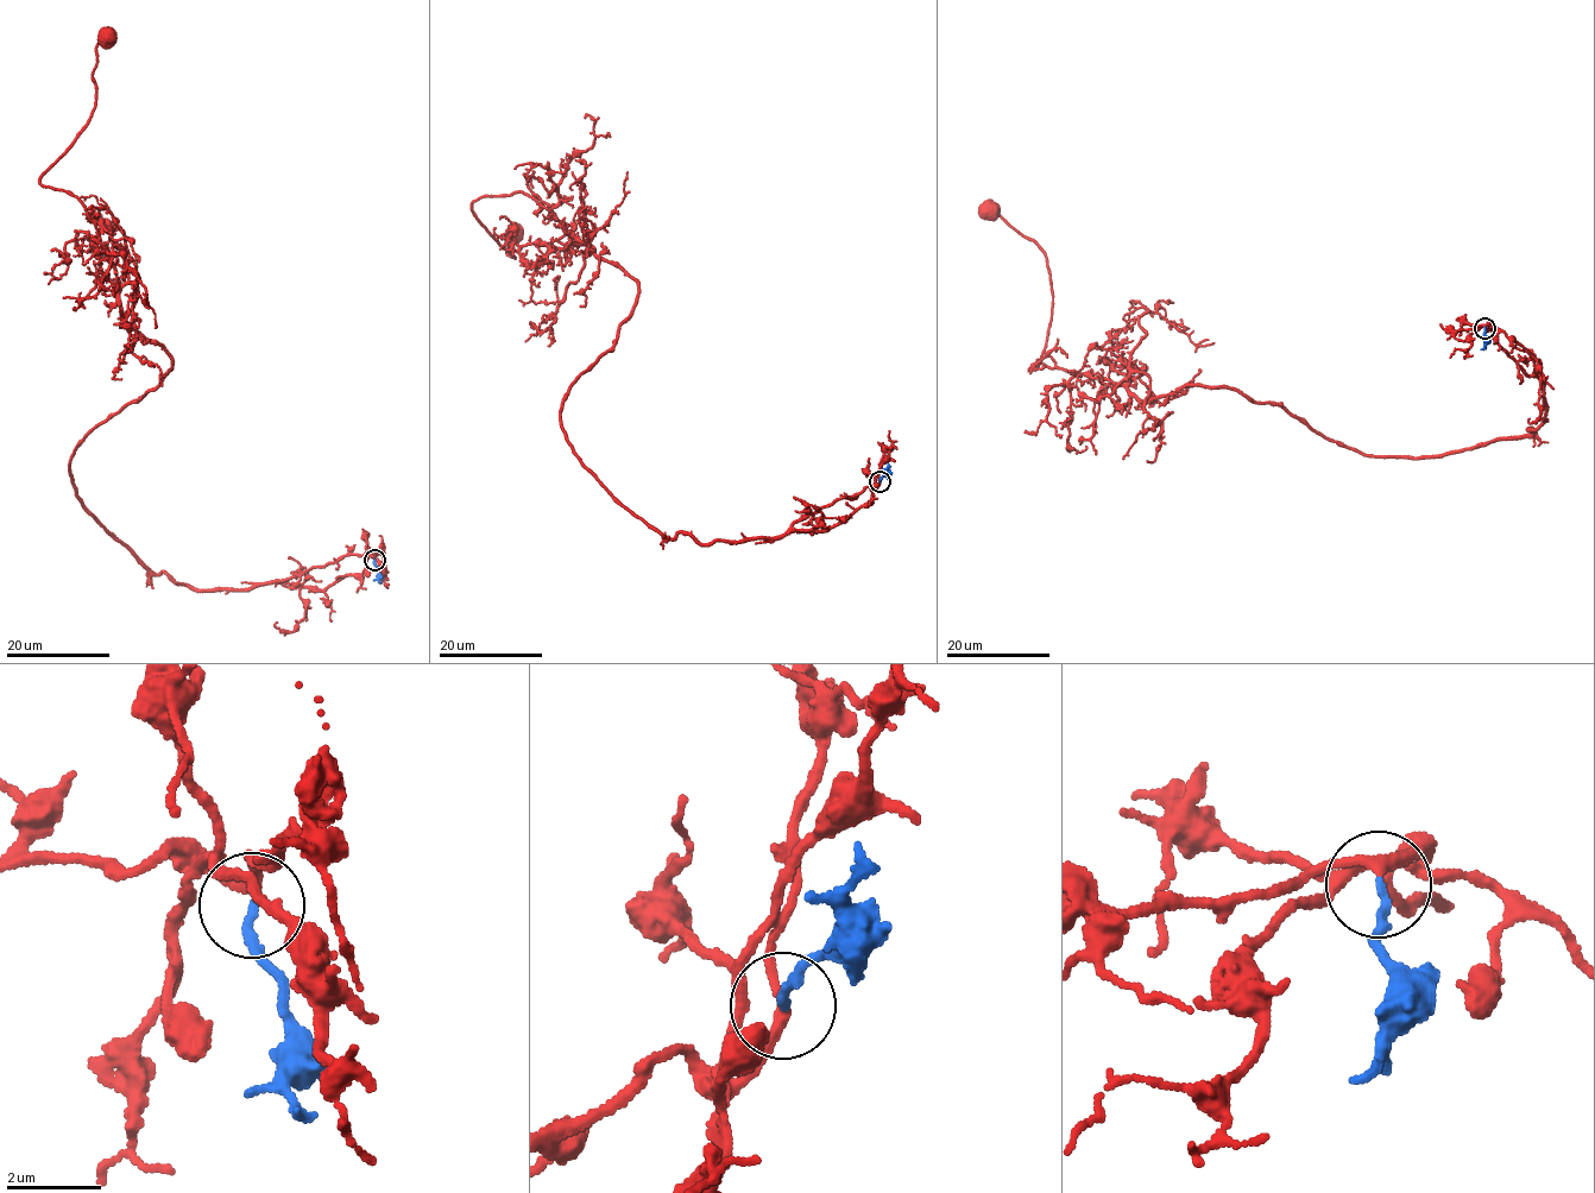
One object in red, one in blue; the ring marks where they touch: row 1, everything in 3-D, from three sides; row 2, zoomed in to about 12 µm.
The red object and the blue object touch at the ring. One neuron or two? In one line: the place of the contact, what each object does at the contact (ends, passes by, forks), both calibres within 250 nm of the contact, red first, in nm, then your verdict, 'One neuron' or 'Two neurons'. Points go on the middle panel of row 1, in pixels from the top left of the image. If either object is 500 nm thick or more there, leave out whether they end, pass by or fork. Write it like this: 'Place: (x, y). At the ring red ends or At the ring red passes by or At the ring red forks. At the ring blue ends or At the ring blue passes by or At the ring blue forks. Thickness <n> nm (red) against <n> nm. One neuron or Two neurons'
Place: (880, 481). At the ring red passes by. At the ring blue ends. Thickness 220 nm (red) against 190 nm. One neuron

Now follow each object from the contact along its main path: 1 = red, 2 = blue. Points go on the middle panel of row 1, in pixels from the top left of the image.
1: (881, 481), (781, 536), (666, 537), (561, 423), (638, 281), (530, 196), (472, 203), (514, 258), (517, 223)
2: (880, 481), (887, 474), (888, 464)

